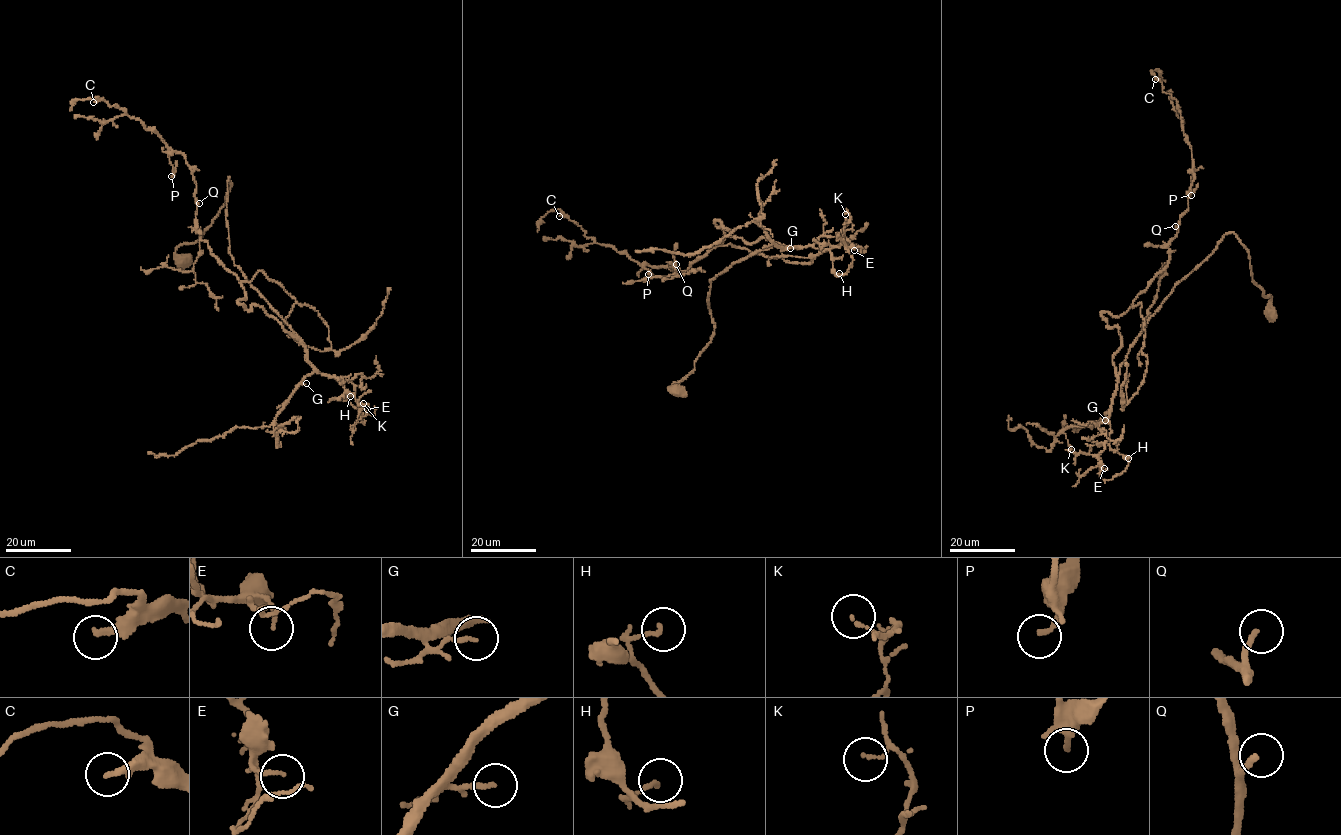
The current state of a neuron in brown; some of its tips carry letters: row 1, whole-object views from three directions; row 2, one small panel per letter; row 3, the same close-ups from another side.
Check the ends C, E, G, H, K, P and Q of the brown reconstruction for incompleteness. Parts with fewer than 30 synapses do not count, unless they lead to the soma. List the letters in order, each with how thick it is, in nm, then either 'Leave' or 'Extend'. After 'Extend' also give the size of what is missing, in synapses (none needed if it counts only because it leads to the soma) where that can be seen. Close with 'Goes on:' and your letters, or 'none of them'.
C: Thickness 280 nm. Leave
E: Thickness 130 nm. Leave
G: Thickness 130 nm. Leave
H: Thickness 140 nm. Leave
K: Thickness 110 nm. Leave
P: Thickness 150 nm. Leave
Q: Thickness 180 nm. Extend. Roughly 30 synapses
Goes on: Q

